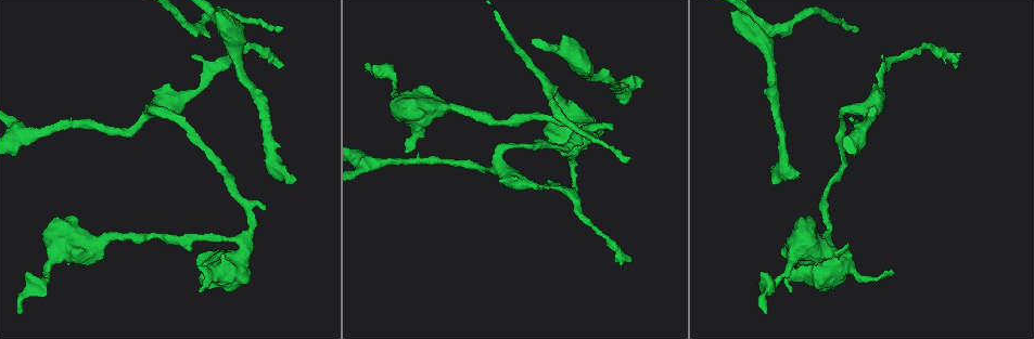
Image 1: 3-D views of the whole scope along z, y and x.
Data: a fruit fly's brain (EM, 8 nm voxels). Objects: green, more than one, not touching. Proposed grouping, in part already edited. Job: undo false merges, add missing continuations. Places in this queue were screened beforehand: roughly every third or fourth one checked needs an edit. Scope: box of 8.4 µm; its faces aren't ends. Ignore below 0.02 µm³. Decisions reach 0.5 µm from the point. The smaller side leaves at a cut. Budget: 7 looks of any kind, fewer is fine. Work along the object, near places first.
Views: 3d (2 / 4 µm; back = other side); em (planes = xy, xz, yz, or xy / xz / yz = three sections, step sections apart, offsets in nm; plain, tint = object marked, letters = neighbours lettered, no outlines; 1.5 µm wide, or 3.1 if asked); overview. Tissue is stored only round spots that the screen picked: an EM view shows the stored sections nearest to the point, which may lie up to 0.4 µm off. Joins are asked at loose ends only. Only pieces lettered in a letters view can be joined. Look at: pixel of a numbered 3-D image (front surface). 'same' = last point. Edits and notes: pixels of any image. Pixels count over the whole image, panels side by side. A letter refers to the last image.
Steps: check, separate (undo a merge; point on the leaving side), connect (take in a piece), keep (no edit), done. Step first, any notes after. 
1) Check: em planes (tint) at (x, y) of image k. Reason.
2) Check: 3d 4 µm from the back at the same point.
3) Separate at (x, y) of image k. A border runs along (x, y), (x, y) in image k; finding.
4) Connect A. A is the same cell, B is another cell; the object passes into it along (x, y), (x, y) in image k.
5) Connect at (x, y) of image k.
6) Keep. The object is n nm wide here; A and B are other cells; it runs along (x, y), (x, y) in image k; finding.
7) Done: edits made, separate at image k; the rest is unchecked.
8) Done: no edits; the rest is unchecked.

Check: 3d 4 µm at (280, 32) of image 1. An open end.

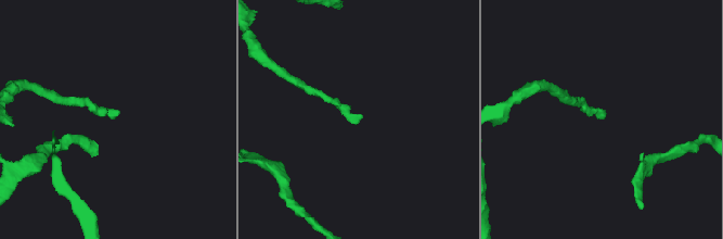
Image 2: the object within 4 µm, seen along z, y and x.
Check: em yz step 8 (tint) at (356, 121) of image 2. Now the EM.

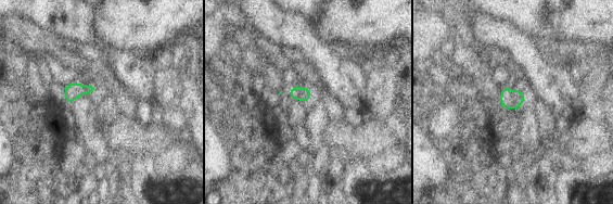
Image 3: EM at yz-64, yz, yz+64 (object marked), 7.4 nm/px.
Check: em planes (letters) at the same point.

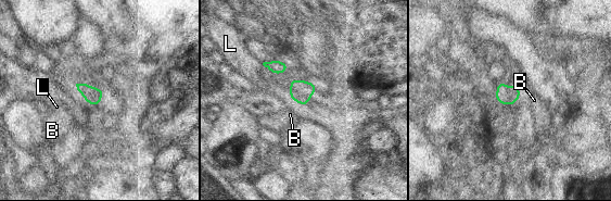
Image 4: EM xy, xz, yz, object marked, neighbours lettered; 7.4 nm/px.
Keep. B and L are other cells; a border runs along (292, 99), (303, 105) in image 4; none of them fits.

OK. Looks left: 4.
Check: em planes (plain) at (775, 180) of image 1. End of a long branch.

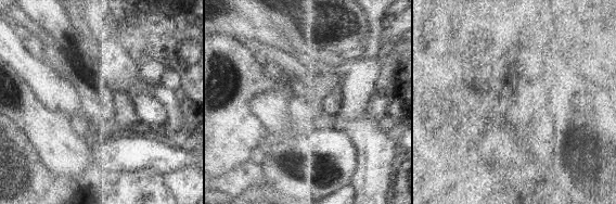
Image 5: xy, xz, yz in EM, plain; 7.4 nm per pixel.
Check: em planes (tint) at the same point. Where the object lies.

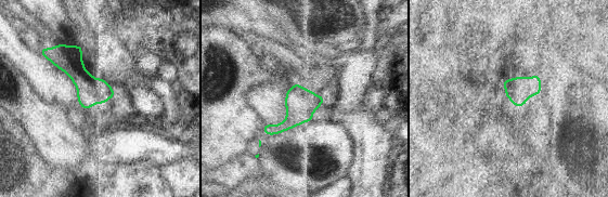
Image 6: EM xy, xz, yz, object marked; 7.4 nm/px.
Check: em planes (letters) at the same point. What lies round it.

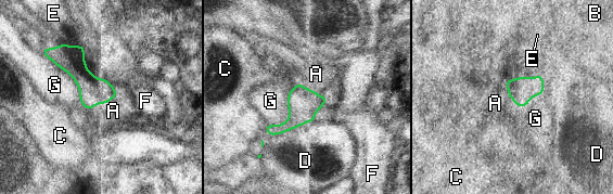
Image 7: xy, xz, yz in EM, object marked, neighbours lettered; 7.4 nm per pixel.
Connect A. The object is 200 nm wide here; the longest contact is with G, 550 nm; A is the same cell, B, C, D, E, F and G are other cells; the neuron continues.

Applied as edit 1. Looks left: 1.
Check: em planes (letters) at (368, 71) of image 1. Free end.

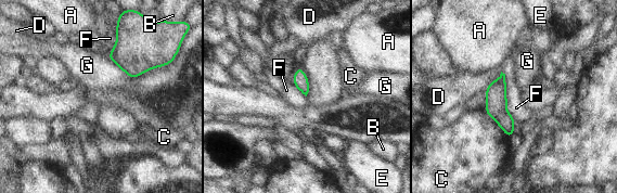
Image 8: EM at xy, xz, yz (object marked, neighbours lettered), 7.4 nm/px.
Keep. The object is 120 nm wide here; A, B, C, D, E, F and G are other cells; a border runs along (106, 56), (130, 77) in image 8; none of them fits.

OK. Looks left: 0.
Done: edits made, connect at image 7; the rest is unchecked.

